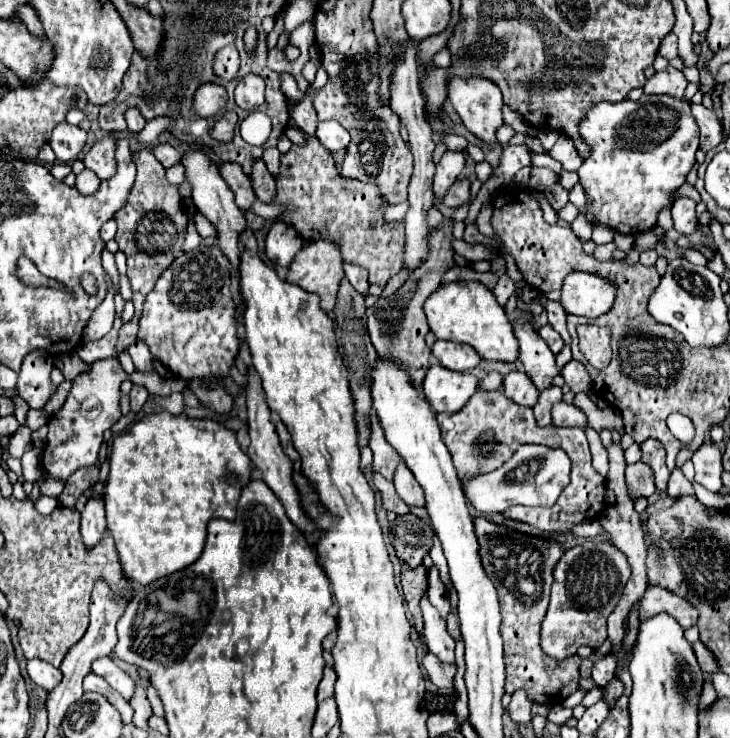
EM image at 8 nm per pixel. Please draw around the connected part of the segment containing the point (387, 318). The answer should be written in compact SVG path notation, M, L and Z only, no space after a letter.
M446 218L440 230L430 232L430 252L428 260L412 272L410 280L396 290L396 294L388 298L378 298L378 302L366 310L368 318L368 332L370 340L380 356L388 356L390 360L402 364L402 368L410 374L412 384L422 390L422 380L426 376L426 370L430 368L430 348L424 342L426 332L430 330L424 316L424 302L426 298L440 286L442 274L454 266L454 248L452 248L452 220Z

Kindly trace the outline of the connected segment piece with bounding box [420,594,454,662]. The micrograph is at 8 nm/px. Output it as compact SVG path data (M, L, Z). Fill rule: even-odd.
M428 594L422 596L420 608L422 608L422 620L424 620L422 636L424 636L428 652L438 656L440 662L452 662L454 660L454 638L450 636L446 628L446 620L440 618L438 610L428 602Z

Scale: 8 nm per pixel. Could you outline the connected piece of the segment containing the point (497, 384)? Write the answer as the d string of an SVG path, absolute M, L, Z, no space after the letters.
M490 372L482 382L480 382L482 390L500 390L502 388L502 374L498 372Z

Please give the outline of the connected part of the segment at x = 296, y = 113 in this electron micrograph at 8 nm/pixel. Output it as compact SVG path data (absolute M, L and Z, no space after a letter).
M306 94L304 102L292 106L290 120L298 130L306 132L308 136L314 136L316 126L318 126L318 118L316 118L316 112L314 112L314 106L312 106L312 96Z

